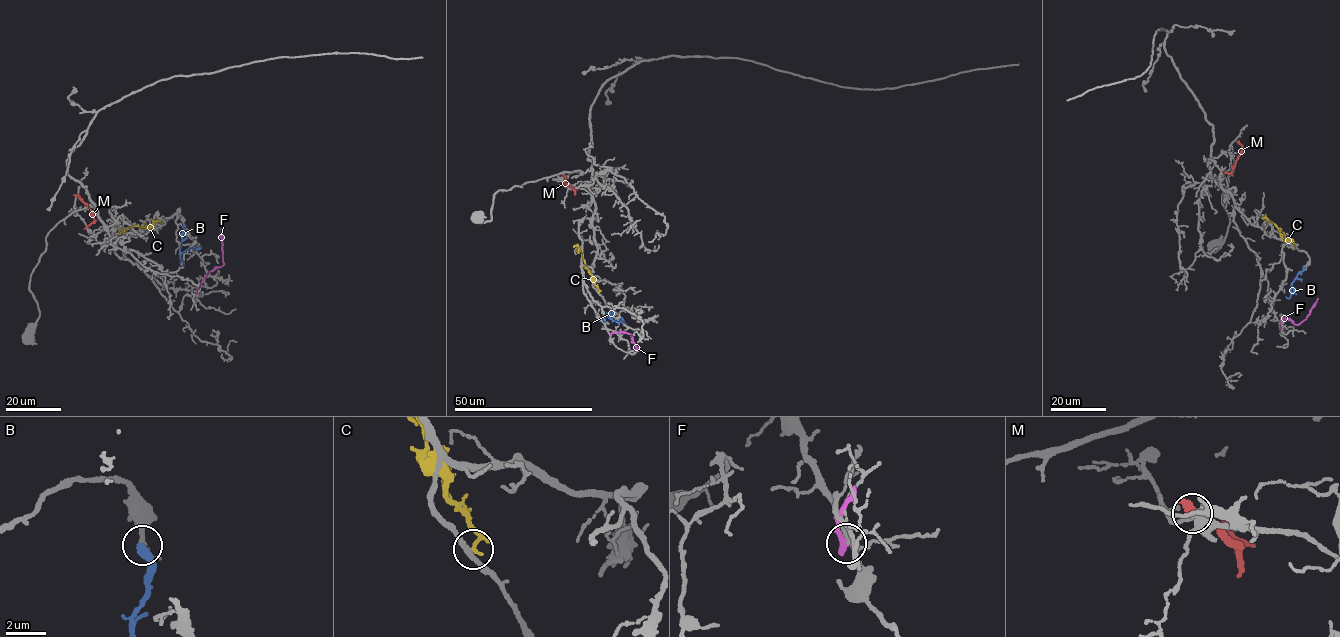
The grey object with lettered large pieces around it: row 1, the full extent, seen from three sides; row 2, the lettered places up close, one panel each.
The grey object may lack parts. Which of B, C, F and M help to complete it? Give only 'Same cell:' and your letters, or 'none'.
Same cell: B

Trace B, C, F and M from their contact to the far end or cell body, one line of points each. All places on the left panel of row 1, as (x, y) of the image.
B: (183, 223), (180, 251), (199, 249), (195, 247)
C: (161, 223), (157, 222), (147, 228), (131, 226), (119, 235)
F: (196, 291), (204, 276), (224, 263), (221, 228)
M: (86, 227), (93, 221), (93, 215), (79, 195), (73, 194)

